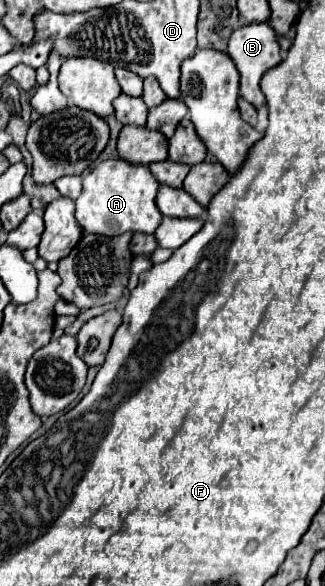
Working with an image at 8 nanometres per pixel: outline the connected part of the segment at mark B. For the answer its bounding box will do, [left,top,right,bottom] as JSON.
[227,22,281,108]

